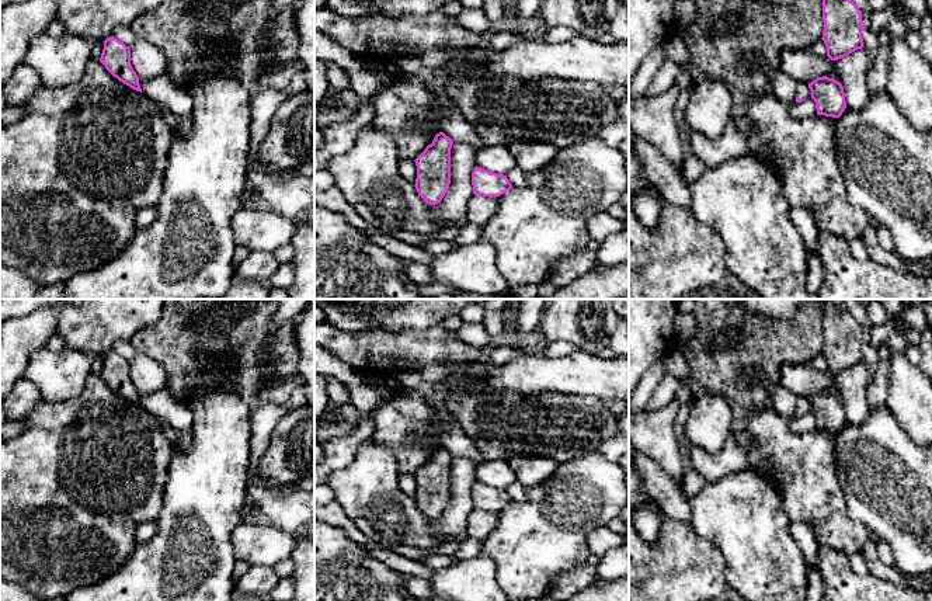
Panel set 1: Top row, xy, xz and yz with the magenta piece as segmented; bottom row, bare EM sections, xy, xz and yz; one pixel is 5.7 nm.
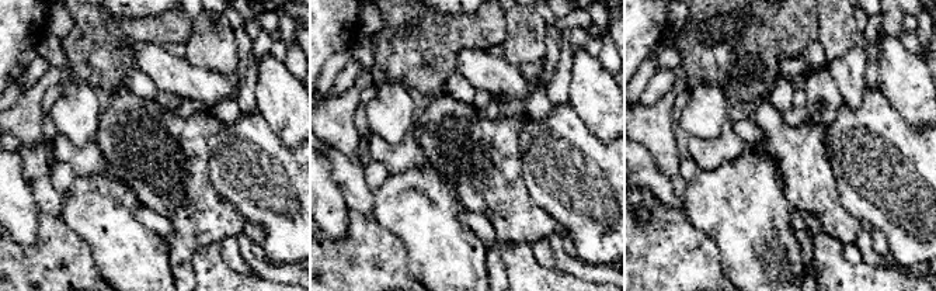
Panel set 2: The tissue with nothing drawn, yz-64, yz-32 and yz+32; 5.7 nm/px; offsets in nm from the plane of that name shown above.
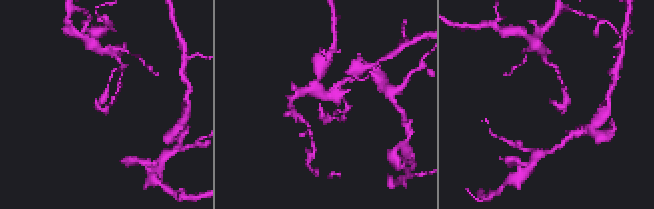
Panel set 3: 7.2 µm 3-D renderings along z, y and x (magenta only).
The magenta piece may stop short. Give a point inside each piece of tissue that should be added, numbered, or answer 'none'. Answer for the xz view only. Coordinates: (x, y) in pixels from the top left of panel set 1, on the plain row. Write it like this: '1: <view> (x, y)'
none

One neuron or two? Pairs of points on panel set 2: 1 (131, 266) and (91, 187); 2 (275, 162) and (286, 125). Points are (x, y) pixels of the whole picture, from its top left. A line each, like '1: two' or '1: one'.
1: one
2: two

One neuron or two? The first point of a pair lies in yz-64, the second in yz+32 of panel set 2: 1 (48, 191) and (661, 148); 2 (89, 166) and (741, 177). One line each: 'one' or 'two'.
1: two
2: two

